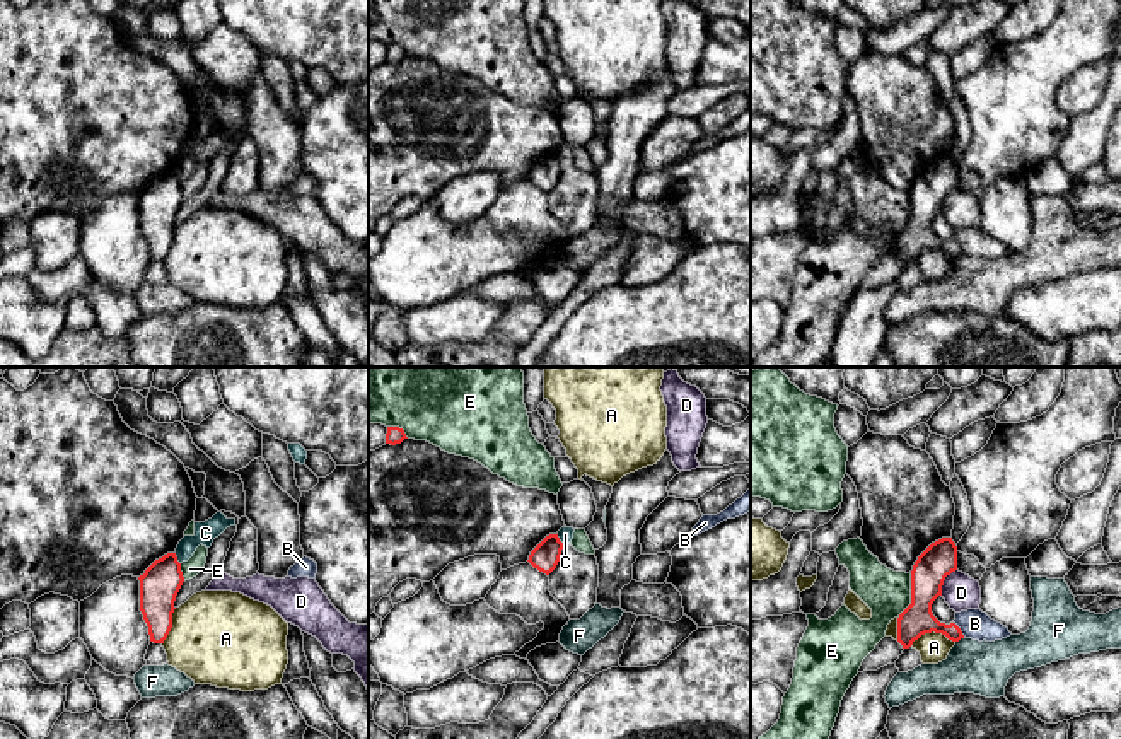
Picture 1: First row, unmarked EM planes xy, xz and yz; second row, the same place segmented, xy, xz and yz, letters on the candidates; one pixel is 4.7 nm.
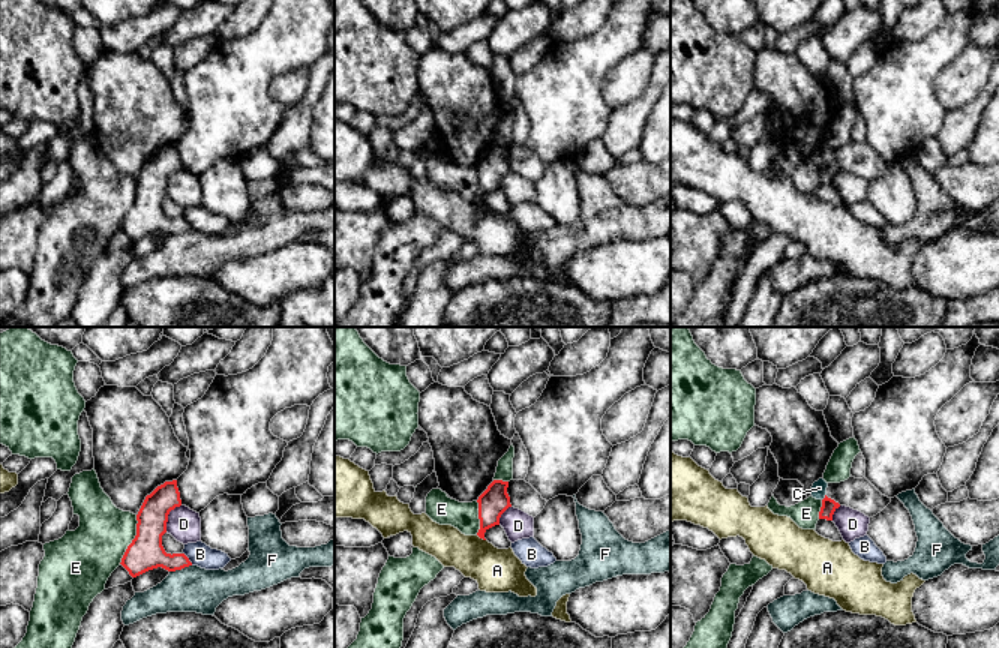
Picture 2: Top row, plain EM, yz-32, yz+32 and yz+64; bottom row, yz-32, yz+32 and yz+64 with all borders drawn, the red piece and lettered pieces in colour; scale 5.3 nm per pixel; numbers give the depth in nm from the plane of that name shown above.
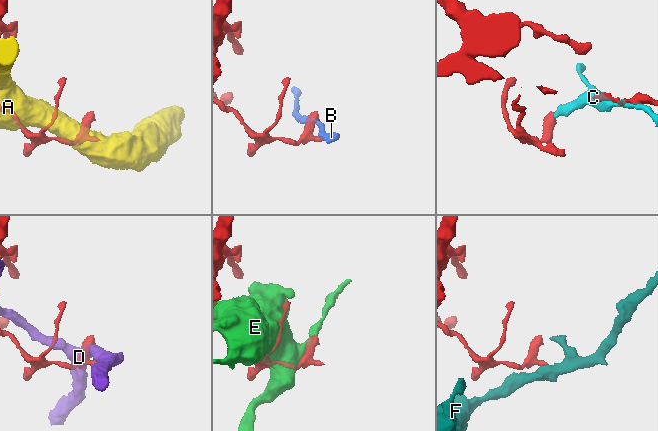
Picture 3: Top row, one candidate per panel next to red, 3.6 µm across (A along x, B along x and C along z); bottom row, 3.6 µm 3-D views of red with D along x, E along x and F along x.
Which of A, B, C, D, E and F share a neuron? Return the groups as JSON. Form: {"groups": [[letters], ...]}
{"groups": [["A"], ["B"], ["C"], ["D"], ["E"], ["F"]]}

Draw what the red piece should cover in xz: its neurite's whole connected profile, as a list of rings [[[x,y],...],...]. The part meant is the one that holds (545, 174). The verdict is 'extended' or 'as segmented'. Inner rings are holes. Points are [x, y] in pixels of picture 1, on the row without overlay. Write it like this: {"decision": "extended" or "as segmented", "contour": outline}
{"decision": "as segmented", "contour": [[[558,152],[546,154],[529,172],[529,181],[539,189],[549,193],[561,174],[563,160]]]}

